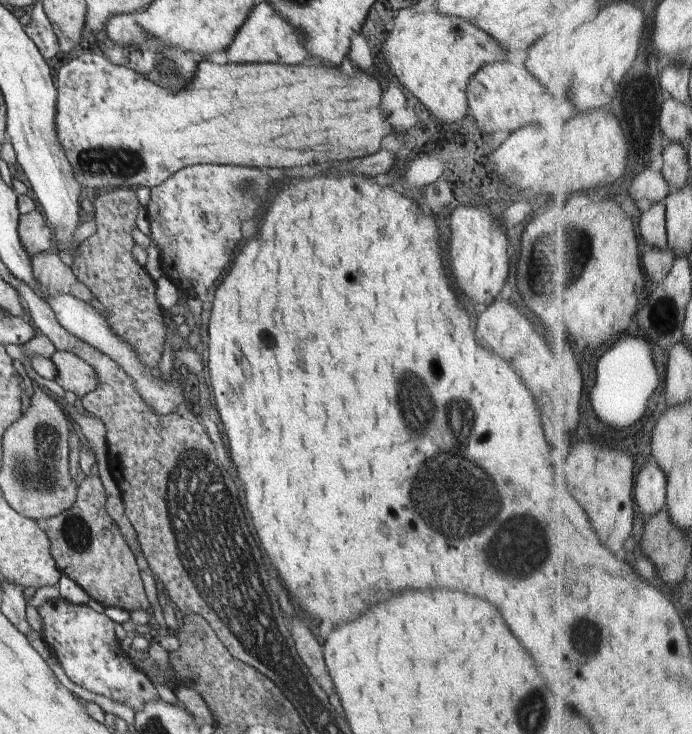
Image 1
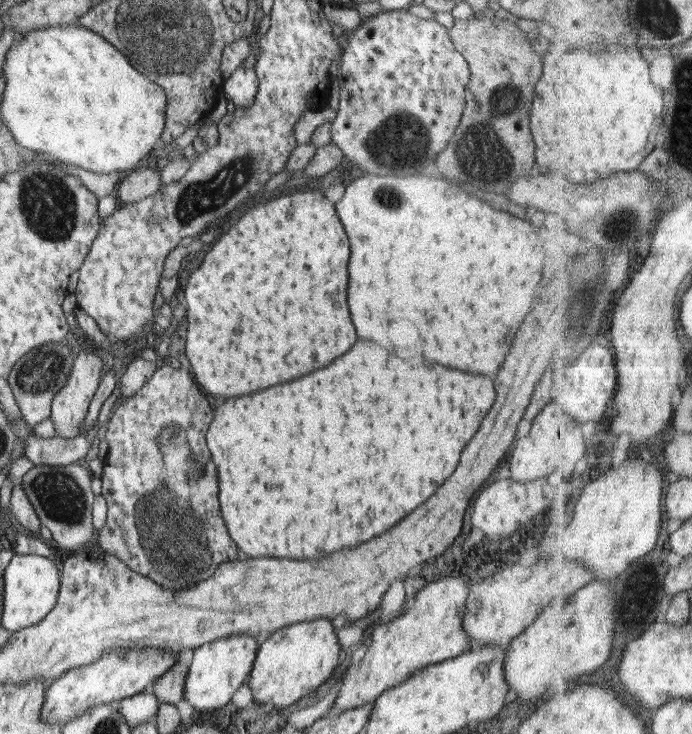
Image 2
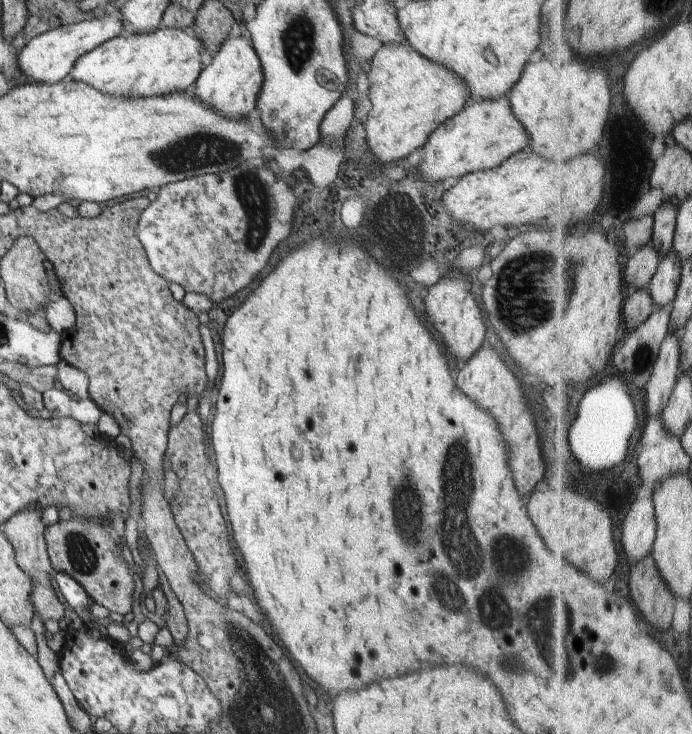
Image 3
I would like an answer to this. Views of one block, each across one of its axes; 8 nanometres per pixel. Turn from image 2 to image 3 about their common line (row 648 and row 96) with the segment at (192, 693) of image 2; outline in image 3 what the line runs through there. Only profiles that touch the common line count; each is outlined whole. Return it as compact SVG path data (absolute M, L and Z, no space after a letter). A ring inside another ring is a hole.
M239 36L224 40L220 49L213 56L210 65L200 72L198 80L192 87L192 92L196 94L196 98L200 102L208 104L222 116L240 120L240 118L247 118L250 112L256 108L262 84L264 84L264 70L262 70L260 58L258 58L251 40Z

